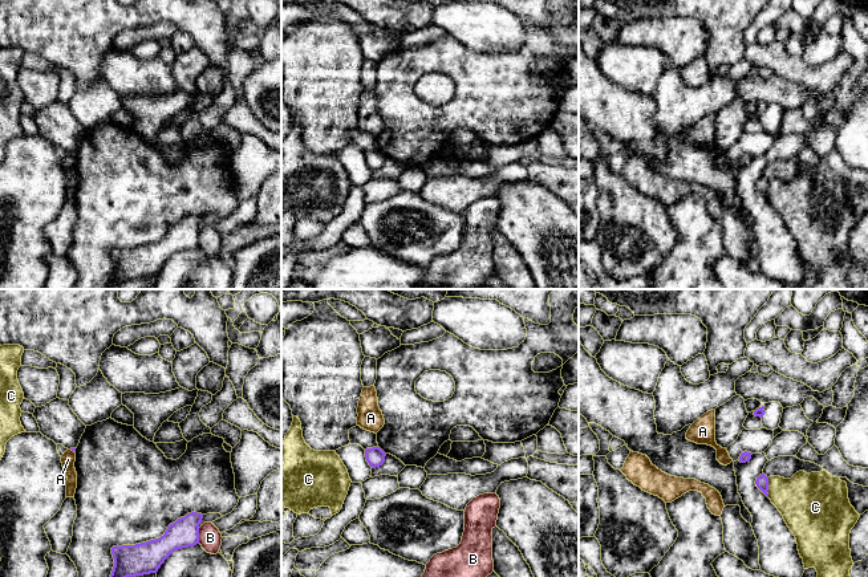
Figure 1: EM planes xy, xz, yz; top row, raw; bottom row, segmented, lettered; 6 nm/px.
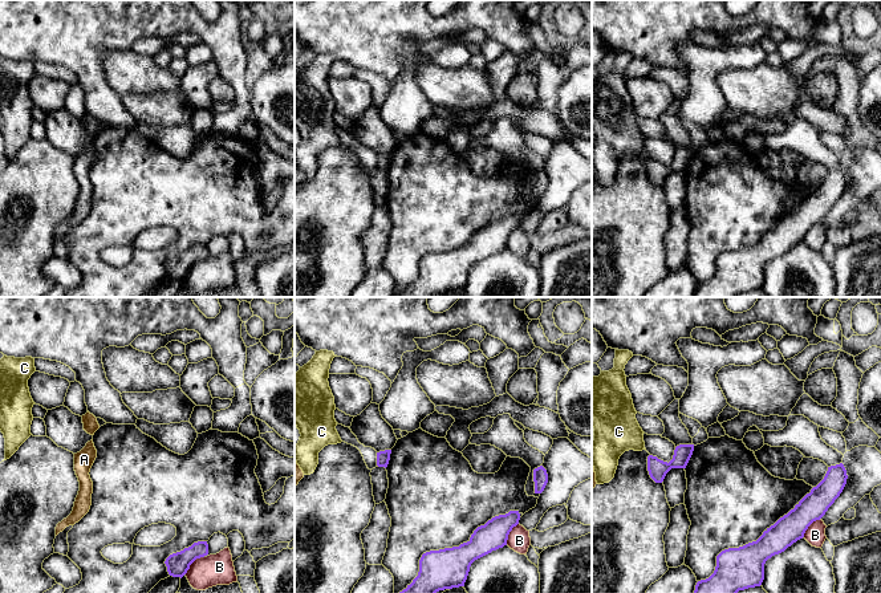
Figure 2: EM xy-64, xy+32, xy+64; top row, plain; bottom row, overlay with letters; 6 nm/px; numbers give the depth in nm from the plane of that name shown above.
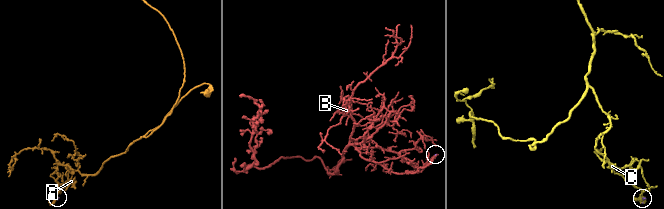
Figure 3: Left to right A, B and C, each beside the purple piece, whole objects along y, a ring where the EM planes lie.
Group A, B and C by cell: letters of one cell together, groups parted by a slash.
A / B / C

